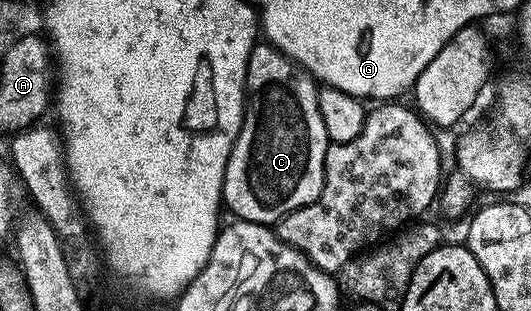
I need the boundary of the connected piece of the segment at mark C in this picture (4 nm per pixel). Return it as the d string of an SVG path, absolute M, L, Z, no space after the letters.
M266 41L256 42L247 62L247 85L243 104L243 124L229 165L223 174L223 200L236 220L244 223L274 225L297 209L319 202L325 173L325 153L329 140L321 109L317 109L319 87L308 71L303 70L287 55L283 55Z

